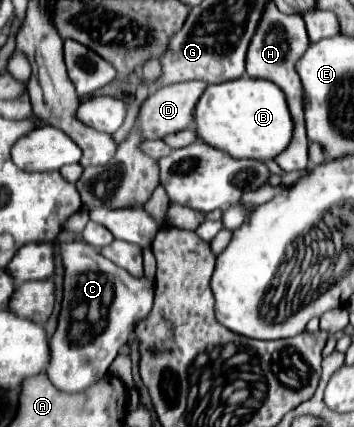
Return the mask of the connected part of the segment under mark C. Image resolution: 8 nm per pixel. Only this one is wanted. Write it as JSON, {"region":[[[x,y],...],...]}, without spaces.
{"region":[[[64,242],[60,244],[60,254],[66,268],[64,300],[58,330],[50,338],[52,362],[46,374],[58,390],[78,394],[108,372],[108,366],[128,342],[136,324],[148,316],[152,310],[154,282],[150,278],[130,276],[86,242]]]}

